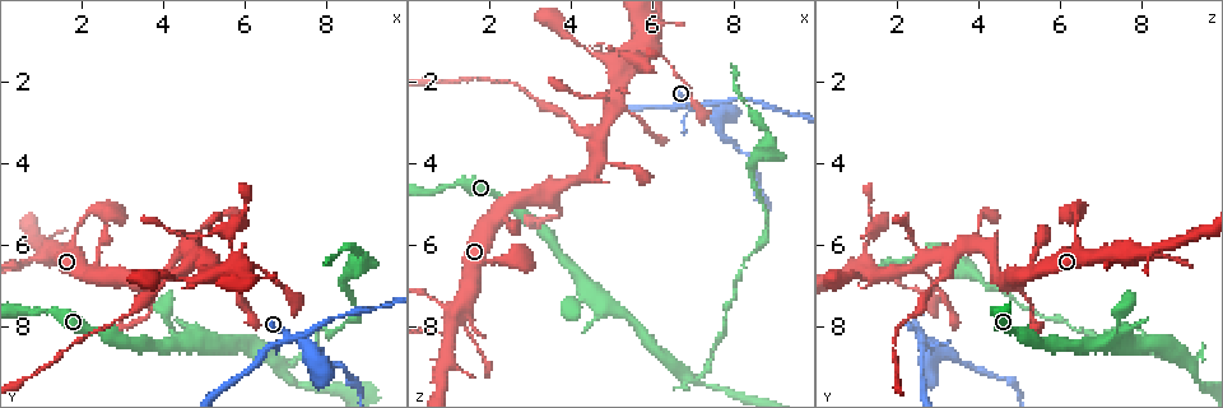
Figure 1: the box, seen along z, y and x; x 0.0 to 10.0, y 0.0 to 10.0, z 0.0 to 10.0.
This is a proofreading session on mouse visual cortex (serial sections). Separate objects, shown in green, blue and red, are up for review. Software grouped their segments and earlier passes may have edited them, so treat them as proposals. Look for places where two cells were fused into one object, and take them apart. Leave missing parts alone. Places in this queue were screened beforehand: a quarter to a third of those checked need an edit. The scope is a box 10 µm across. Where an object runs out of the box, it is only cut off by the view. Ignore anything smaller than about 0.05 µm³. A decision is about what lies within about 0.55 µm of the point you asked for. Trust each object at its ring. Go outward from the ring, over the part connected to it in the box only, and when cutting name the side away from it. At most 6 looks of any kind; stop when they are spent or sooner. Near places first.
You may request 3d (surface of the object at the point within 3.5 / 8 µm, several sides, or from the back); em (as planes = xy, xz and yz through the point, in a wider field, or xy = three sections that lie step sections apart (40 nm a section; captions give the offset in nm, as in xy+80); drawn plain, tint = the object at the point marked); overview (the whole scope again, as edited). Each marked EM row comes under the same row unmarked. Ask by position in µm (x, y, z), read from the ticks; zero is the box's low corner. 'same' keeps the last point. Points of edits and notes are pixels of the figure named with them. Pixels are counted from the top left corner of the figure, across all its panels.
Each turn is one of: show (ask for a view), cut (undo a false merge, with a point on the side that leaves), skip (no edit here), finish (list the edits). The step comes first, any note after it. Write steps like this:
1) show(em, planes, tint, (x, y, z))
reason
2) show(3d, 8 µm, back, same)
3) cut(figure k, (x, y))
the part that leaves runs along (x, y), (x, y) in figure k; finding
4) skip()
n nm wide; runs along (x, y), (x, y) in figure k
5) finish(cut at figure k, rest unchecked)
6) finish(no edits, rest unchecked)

show(3d, 8 µm, (4.55, 8.40, 7.15))
two arms in line, one across

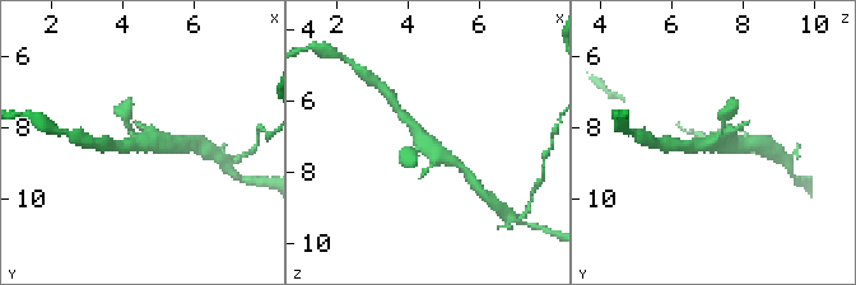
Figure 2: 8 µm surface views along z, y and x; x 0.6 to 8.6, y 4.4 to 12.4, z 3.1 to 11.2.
show(3d, 3.5 µm, back, same)
zoom in

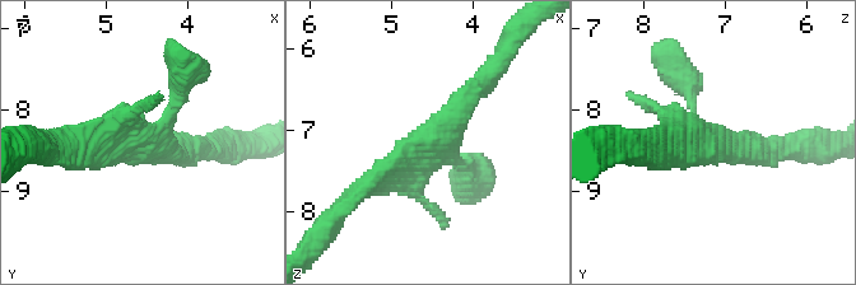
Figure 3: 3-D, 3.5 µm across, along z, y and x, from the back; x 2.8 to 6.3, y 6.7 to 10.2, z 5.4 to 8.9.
show(em, xy, step 5, tint, (4.55, 8.35, 7.15))
now the EM

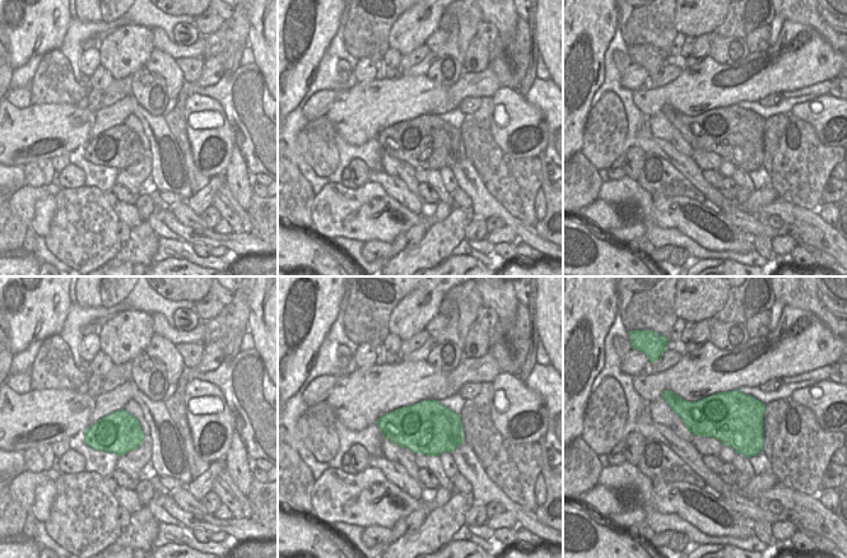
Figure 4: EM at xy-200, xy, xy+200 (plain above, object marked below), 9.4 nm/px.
skip()
runs along (483, 83), (445, 129), (354, 196) in figure 3; continuous, no second cell

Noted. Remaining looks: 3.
show(3d, 3.5 µm, (4.80, 5.85, 2.40))
thick turns thin

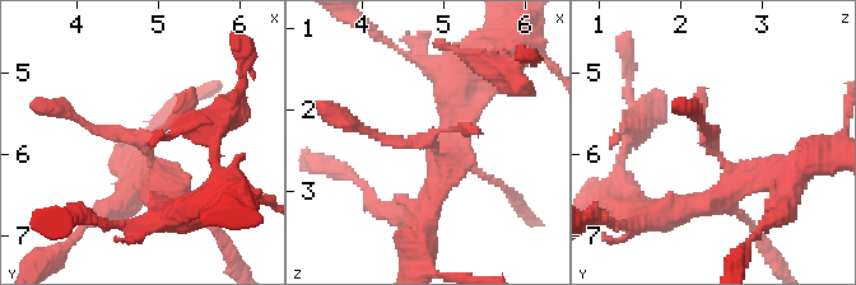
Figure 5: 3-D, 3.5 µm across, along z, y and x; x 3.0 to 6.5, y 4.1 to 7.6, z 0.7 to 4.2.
show(em, xy, step 1, tint, (4.80, 5.85, 2.35))

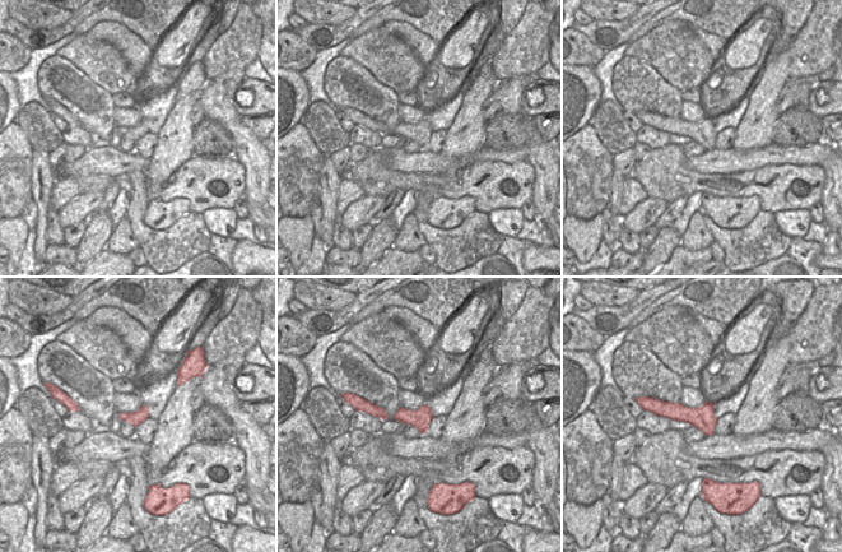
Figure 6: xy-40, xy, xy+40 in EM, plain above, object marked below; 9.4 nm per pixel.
skip()
runs along (433, 199), (429, 140), (356, 127) in figure 5; all the same cell

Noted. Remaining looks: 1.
finish(no edits, rest unchecked)

